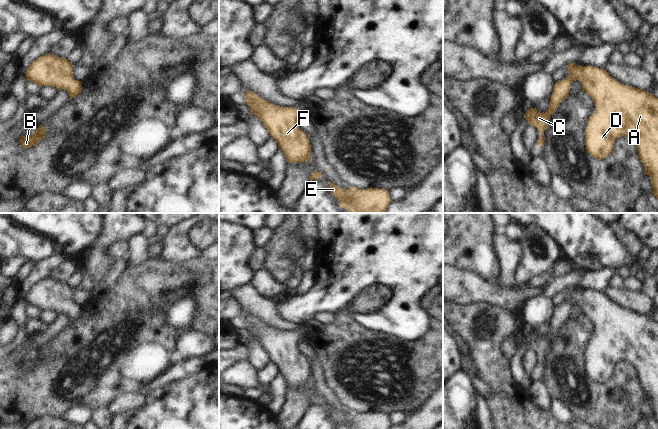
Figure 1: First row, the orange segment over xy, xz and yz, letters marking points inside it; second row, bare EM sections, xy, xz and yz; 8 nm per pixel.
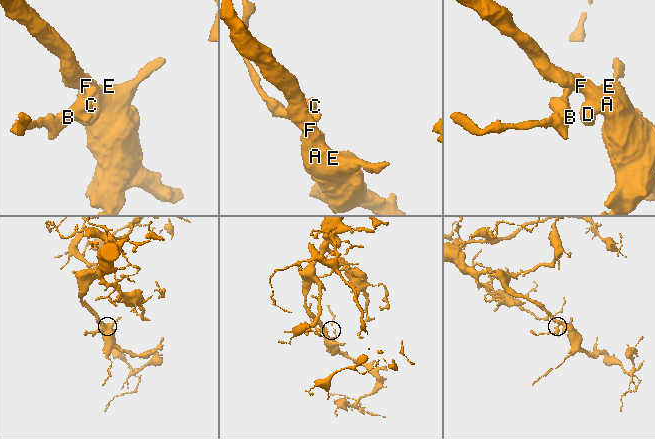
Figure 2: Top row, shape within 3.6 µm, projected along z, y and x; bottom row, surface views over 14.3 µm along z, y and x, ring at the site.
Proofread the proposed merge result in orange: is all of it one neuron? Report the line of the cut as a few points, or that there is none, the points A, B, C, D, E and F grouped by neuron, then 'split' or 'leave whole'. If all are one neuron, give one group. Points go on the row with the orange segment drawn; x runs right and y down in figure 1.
cut none; groups A B C D E F; leave whole

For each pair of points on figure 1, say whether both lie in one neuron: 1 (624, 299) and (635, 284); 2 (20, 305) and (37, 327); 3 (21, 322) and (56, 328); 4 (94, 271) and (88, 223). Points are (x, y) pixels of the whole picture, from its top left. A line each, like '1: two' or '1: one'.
1: two
2: two
3: two
4: two

